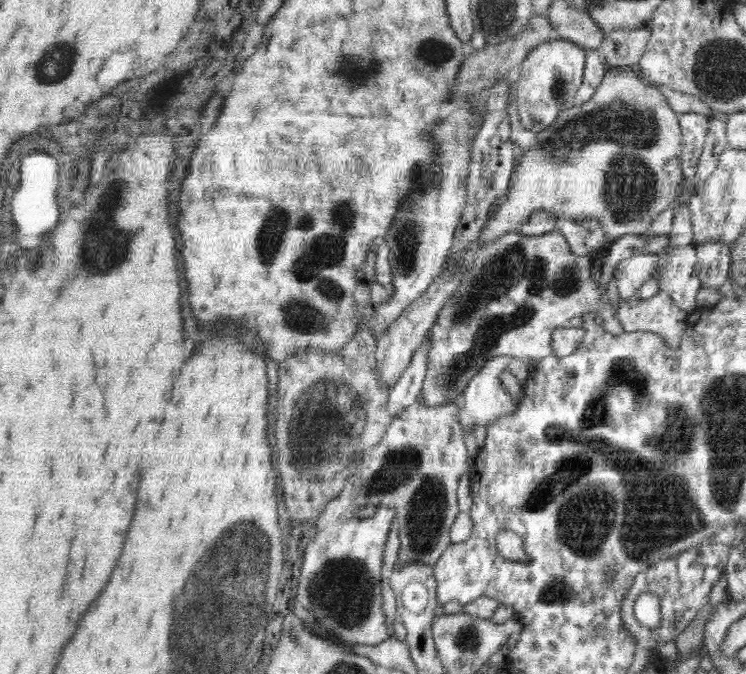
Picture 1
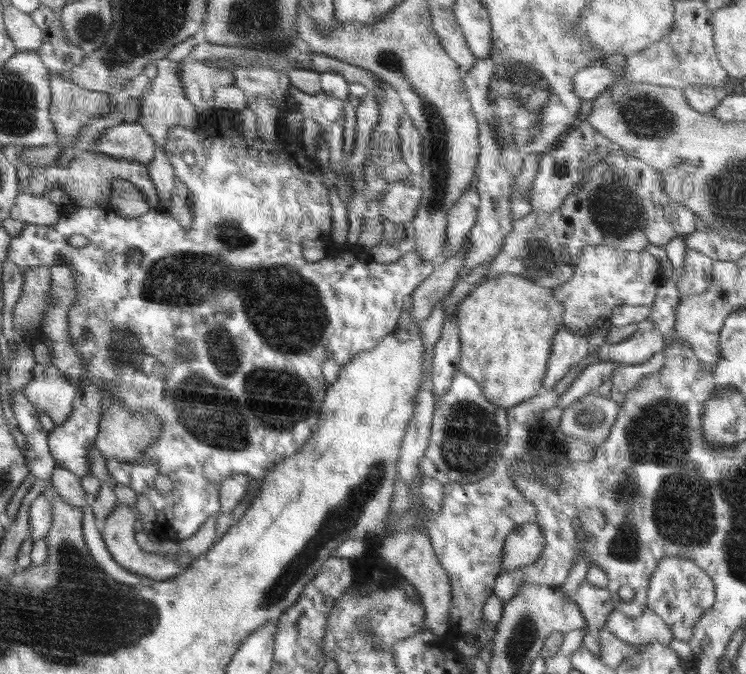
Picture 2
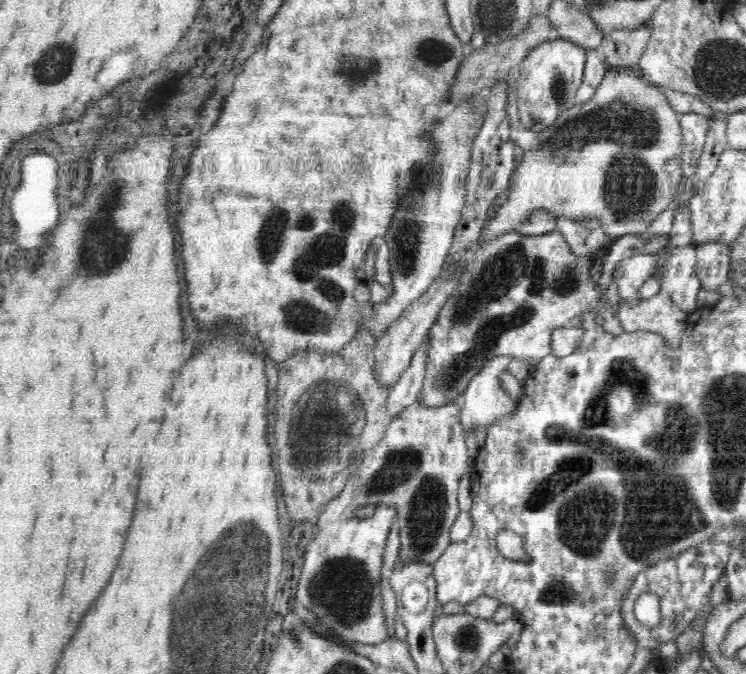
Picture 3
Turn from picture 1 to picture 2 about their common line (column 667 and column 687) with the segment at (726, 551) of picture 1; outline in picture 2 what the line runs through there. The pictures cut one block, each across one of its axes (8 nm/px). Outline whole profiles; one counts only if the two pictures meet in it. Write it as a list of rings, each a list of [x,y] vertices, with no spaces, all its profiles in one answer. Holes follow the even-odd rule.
[[[666,556],[658,562],[650,576],[647,605],[666,622],[673,638],[689,641],[693,635],[694,624],[707,611],[715,600],[715,586],[712,579],[693,560]]]

